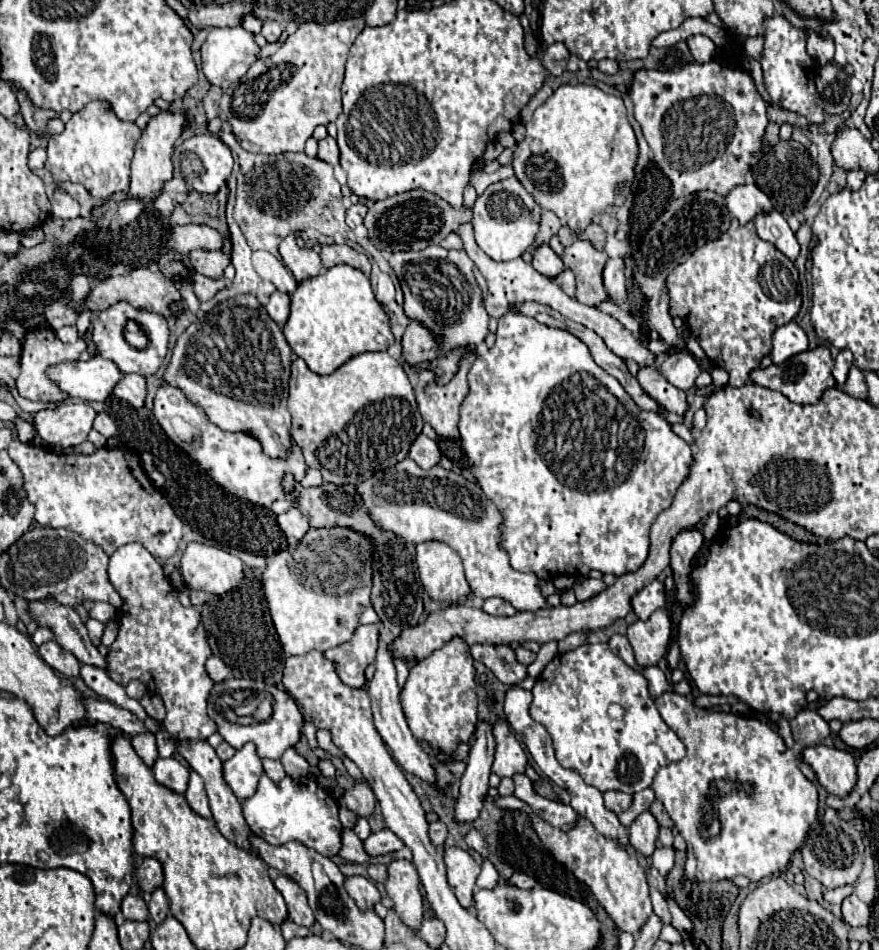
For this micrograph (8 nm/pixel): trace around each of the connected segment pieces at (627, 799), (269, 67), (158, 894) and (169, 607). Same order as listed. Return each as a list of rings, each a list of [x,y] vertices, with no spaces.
[[[610,790],[610,792],[604,792],[604,802],[606,802],[606,806],[612,812],[620,814],[620,812],[624,812],[632,804],[632,796],[624,794],[624,792],[618,792],[618,790]]]
[[[362,18],[328,24],[306,22],[288,36],[276,54],[256,60],[220,100],[220,118],[232,126],[236,140],[248,152],[280,154],[302,152],[304,142],[320,124],[334,122],[342,112],[340,86],[344,64],[356,36],[364,30]]]
[[[156,888],[156,890],[152,892],[152,898],[150,898],[150,902],[148,902],[148,910],[150,910],[150,918],[152,918],[156,924],[160,924],[160,922],[168,916],[170,904],[168,904],[168,898],[166,898],[166,894],[164,894],[162,888]]]
[[[142,544],[118,548],[110,556],[108,576],[124,600],[118,610],[120,632],[106,656],[108,676],[126,686],[136,678],[146,684],[148,672],[166,708],[166,718],[160,722],[162,728],[174,740],[206,740],[216,732],[214,722],[206,716],[206,700],[214,682],[204,668],[206,656],[212,652],[206,642],[200,612],[180,604],[178,592],[166,580],[162,566]]]

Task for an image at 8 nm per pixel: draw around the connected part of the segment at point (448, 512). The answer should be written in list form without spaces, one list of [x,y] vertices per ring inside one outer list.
[[[404,458],[388,470],[380,470],[368,480],[356,484],[356,494],[362,498],[366,512],[382,530],[392,530],[396,536],[412,544],[438,540],[454,548],[462,558],[466,580],[474,596],[484,600],[492,596],[504,598],[520,612],[548,606],[538,588],[538,578],[510,566],[506,552],[500,548],[498,528],[502,516],[478,484],[454,474],[452,470],[444,470],[440,464],[430,470],[422,470],[414,460]]]

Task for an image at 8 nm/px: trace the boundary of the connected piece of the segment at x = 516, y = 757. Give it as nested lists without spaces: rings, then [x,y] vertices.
[[[496,720],[494,738],[498,746],[496,746],[492,772],[498,774],[500,778],[514,778],[514,774],[524,774],[528,766],[526,752],[504,720]]]

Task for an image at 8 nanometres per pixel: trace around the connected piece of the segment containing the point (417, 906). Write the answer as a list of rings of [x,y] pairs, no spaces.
[[[394,860],[388,866],[386,894],[394,902],[394,910],[400,920],[418,932],[422,924],[422,894],[420,894],[420,876],[412,862]]]

